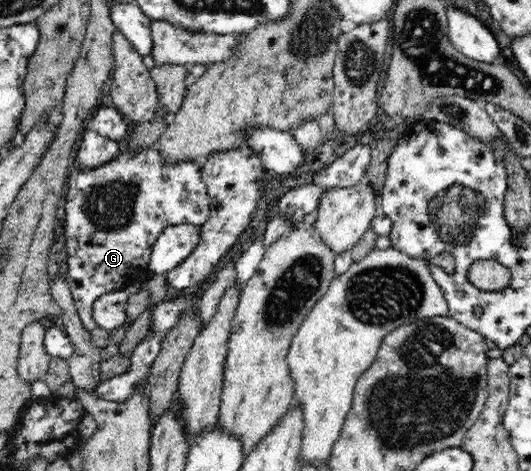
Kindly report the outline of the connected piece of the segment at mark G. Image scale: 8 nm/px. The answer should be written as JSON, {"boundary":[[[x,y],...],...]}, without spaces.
{"boundary":[[[156,146],[151,148],[141,148],[141,150],[133,150],[133,152],[127,152],[113,161],[109,162],[107,165],[101,166],[99,169],[71,169],[68,174],[67,181],[67,194],[65,203],[65,223],[64,223],[64,236],[65,236],[65,246],[64,251],[67,253],[67,283],[70,286],[73,301],[75,304],[76,311],[79,313],[83,328],[87,330],[93,330],[97,327],[95,319],[93,319],[93,305],[102,295],[110,294],[113,291],[121,290],[131,286],[134,282],[137,282],[143,278],[144,274],[147,273],[147,268],[149,266],[149,260],[152,254],[152,248],[157,240],[157,237],[163,232],[163,229],[167,229],[170,226],[175,225],[187,225],[195,224],[197,226],[209,220],[209,204],[210,198],[207,187],[201,178],[201,165],[197,164],[194,160],[179,160],[179,162],[168,162],[168,158],[161,154],[157,150]]]}

